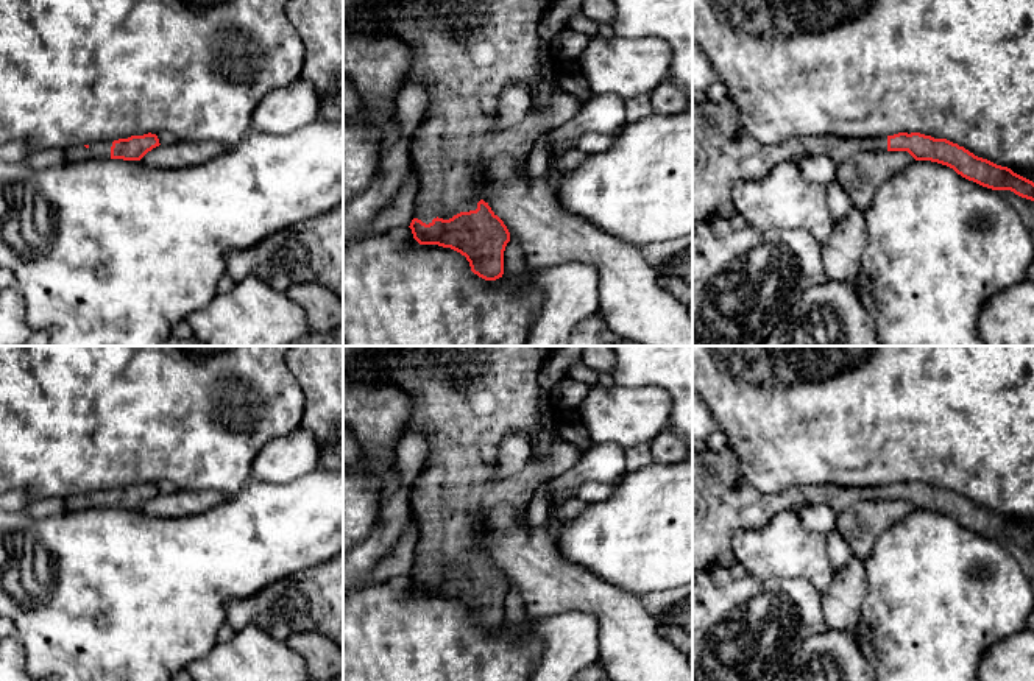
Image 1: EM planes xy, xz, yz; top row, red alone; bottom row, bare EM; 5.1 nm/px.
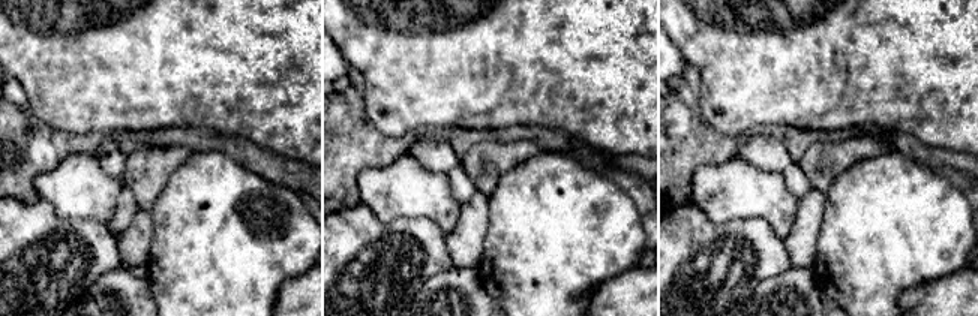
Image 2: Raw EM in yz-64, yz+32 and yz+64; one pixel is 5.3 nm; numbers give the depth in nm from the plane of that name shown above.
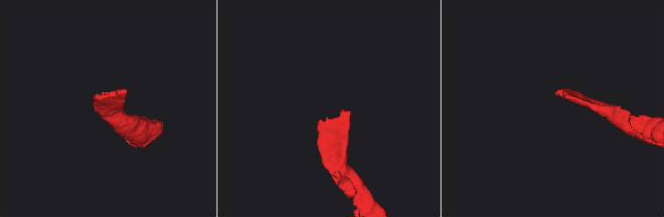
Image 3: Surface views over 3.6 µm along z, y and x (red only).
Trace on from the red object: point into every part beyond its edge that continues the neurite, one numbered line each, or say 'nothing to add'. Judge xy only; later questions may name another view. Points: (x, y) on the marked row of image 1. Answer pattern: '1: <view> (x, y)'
1: xy (102, 150)

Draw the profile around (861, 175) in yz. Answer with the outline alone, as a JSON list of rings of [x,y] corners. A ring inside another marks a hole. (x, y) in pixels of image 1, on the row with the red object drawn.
[[[858,151],[836,168],[852,207],[866,212],[876,190],[915,159],[908,151]]]

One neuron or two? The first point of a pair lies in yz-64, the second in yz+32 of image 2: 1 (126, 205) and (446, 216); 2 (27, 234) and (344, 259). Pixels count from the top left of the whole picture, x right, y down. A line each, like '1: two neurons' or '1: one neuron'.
1: two neurons
2: one neuron

